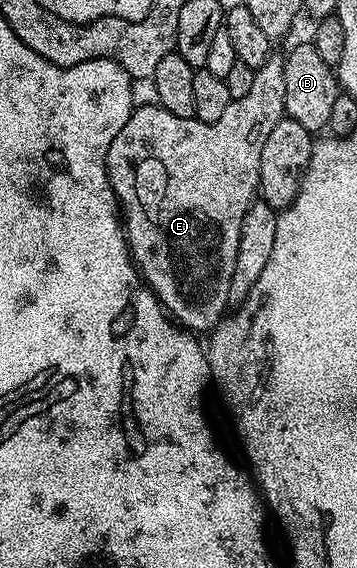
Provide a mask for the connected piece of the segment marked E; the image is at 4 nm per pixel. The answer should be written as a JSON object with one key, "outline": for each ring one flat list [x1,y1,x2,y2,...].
{"outline":[[274,53,255,70,248,93,232,99,218,121,206,124,196,118,176,117,176,113,168,113,157,105,138,105,124,129,120,129,110,143,106,172,124,212,130,256,146,286,167,312,191,333,213,331,227,312,226,299,230,295,236,249,240,245,240,225,260,191,260,153,264,150,264,141,268,141,268,133,276,129,285,115,284,59,281,54]]}

